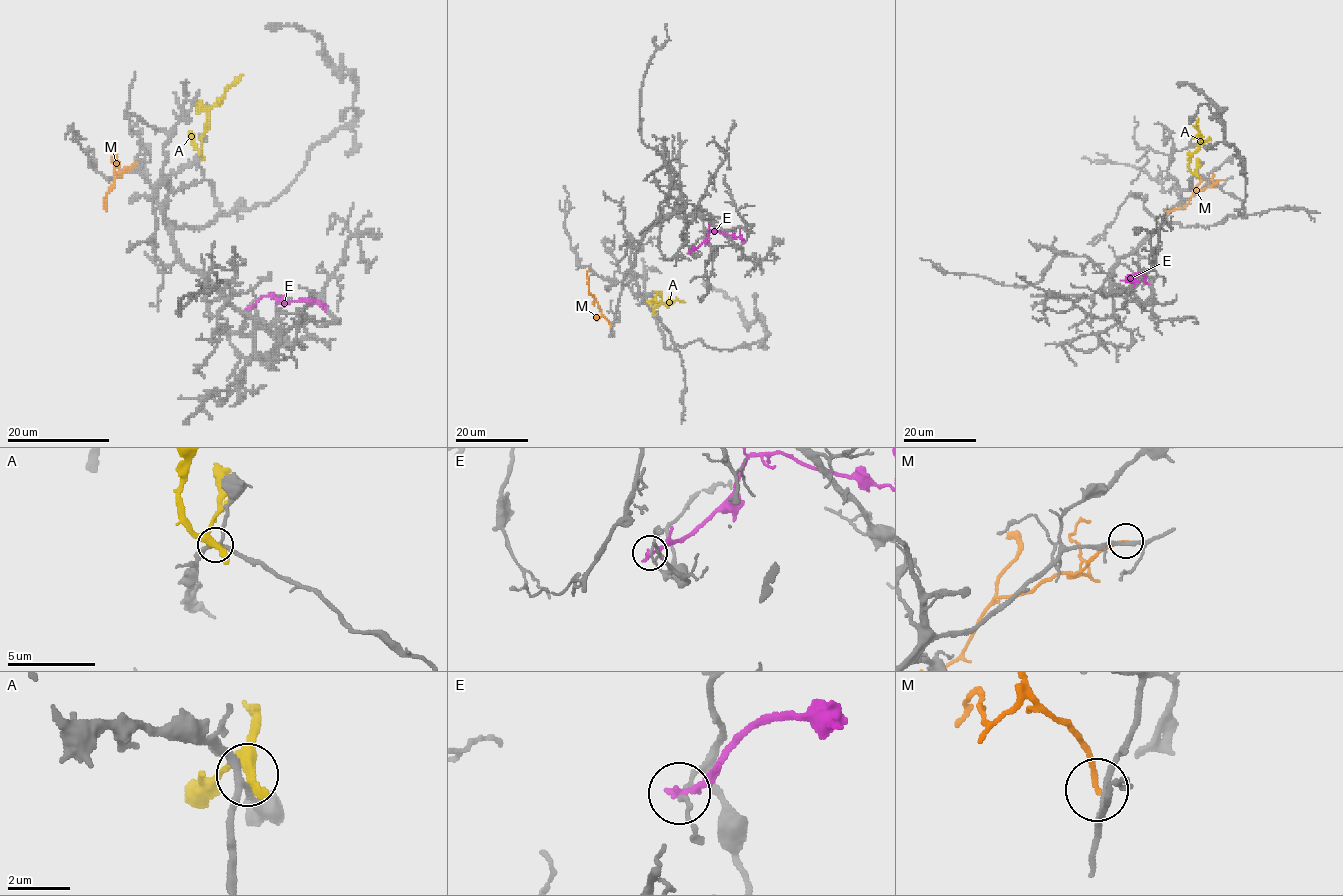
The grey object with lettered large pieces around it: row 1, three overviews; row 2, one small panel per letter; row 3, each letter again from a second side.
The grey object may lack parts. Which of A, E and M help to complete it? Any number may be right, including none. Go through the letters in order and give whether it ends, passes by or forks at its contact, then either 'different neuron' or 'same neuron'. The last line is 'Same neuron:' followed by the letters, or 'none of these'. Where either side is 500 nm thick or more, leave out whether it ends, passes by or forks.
A: it forks | different neuron
E: it ends | different neuron
M: it ends | different neuron
Same neuron: none of these

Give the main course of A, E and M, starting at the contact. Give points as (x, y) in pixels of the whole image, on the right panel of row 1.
A: (1196, 175), (1189, 169), (1189, 158), (1198, 147), (1198, 118)
E: (1147, 283), (1142, 275), (1127, 276), (1127, 279), (1133, 279), (1125, 282)
M: (1222, 179), (1197, 190), (1182, 208), (1167, 214)

